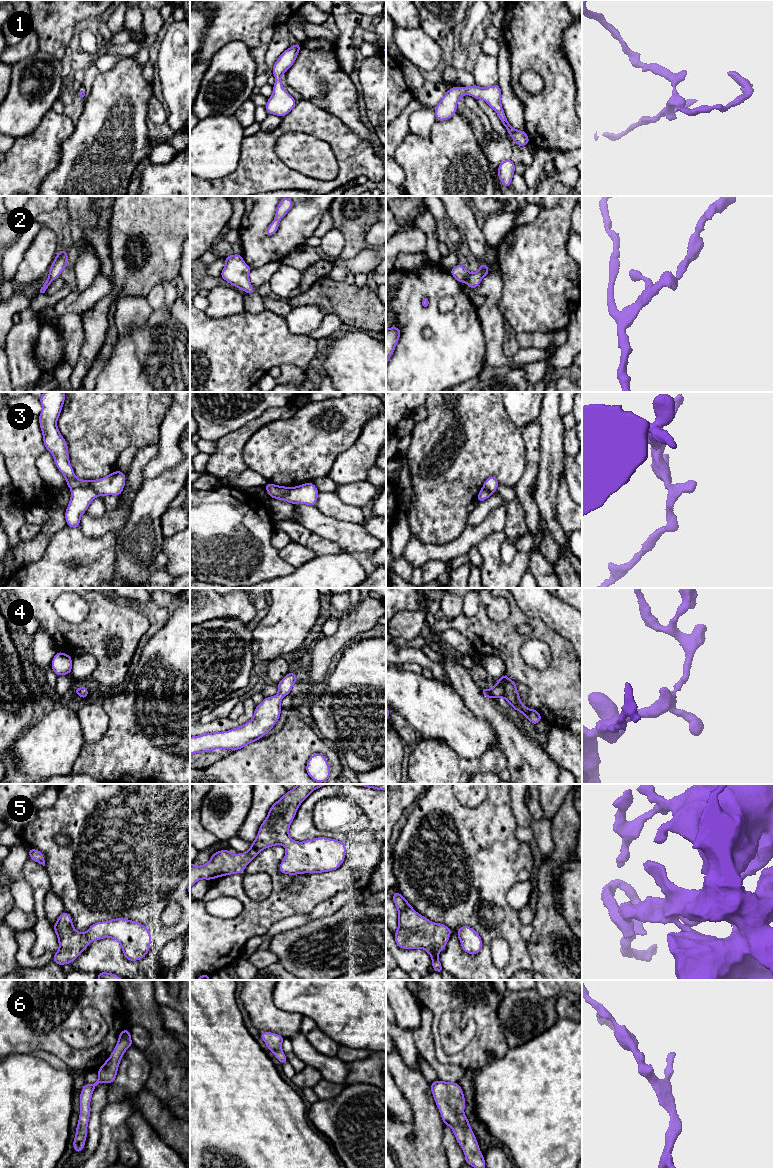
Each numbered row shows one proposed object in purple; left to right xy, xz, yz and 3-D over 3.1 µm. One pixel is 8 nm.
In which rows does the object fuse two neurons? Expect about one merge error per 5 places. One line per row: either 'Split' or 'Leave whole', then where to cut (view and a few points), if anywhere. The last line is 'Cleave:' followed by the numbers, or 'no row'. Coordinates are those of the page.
1: Leave whole. No split
2: Leave whole. No split
3: Split. Split along xy (71, 488), (90, 487), (98, 495)
4: Leave whole. No split
5: Leave whole. No split
6: Leave whole. No split
Cleave: 3

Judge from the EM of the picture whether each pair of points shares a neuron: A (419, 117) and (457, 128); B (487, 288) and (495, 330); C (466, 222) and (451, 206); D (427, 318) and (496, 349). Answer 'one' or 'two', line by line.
A: two
B: one
C: one
D: two

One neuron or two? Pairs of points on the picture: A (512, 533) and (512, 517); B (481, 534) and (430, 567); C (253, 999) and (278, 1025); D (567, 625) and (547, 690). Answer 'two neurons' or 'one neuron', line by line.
A: one neuron
B: two neurons
C: one neuron
D: two neurons

